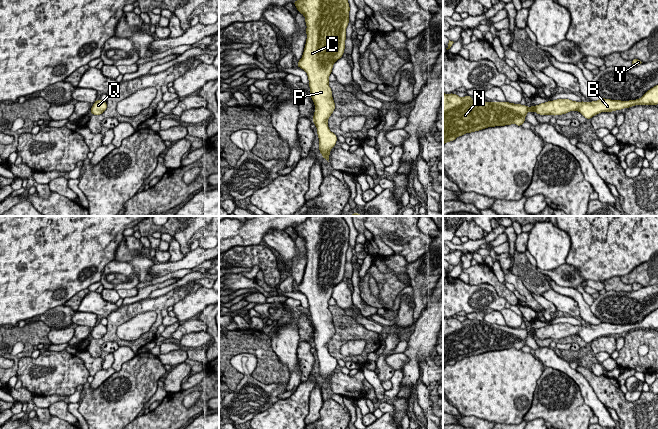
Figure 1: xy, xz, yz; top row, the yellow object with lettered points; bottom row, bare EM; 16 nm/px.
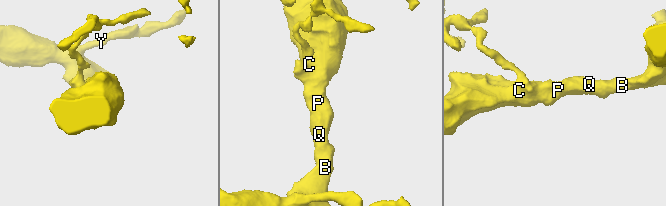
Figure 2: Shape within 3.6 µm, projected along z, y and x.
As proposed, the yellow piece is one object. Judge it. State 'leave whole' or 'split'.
leave whole

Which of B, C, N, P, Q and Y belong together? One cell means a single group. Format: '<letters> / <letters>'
B C N P Q Y

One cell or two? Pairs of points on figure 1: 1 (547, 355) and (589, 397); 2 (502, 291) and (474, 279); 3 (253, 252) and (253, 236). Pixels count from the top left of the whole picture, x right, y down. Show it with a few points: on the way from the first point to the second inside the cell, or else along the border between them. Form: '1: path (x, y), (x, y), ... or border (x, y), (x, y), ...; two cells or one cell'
1: path (559, 364), (563, 365), (583, 385); one cell
2: path (496, 284), (490, 278), (481, 278); one cell
3: border (259, 243), (233, 246), (230, 249); two cells

